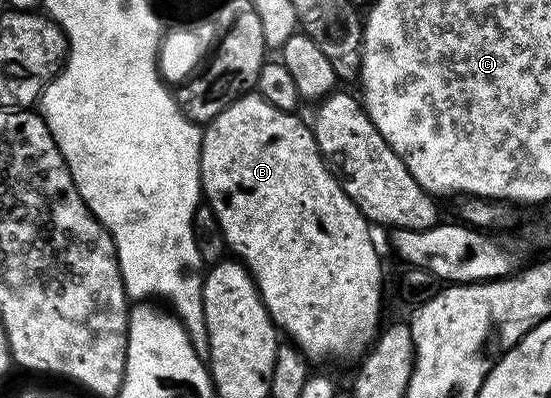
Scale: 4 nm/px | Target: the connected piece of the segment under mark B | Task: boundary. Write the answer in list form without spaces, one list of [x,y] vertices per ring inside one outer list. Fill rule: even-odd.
[[[242,95],[231,101],[212,121],[207,122],[200,143],[200,184],[206,205],[212,208],[216,221],[220,224],[220,233],[224,241],[233,249],[245,269],[252,275],[260,298],[264,301],[272,324],[281,334],[288,333],[287,340],[300,351],[309,362],[313,361],[348,361],[351,357],[359,358],[375,342],[380,325],[380,292],[384,281],[380,278],[380,257],[376,254],[376,245],[372,242],[370,222],[363,217],[360,209],[346,195],[339,180],[330,168],[320,148],[316,145],[316,134],[299,121],[296,113],[287,113],[262,99],[258,95]]]

